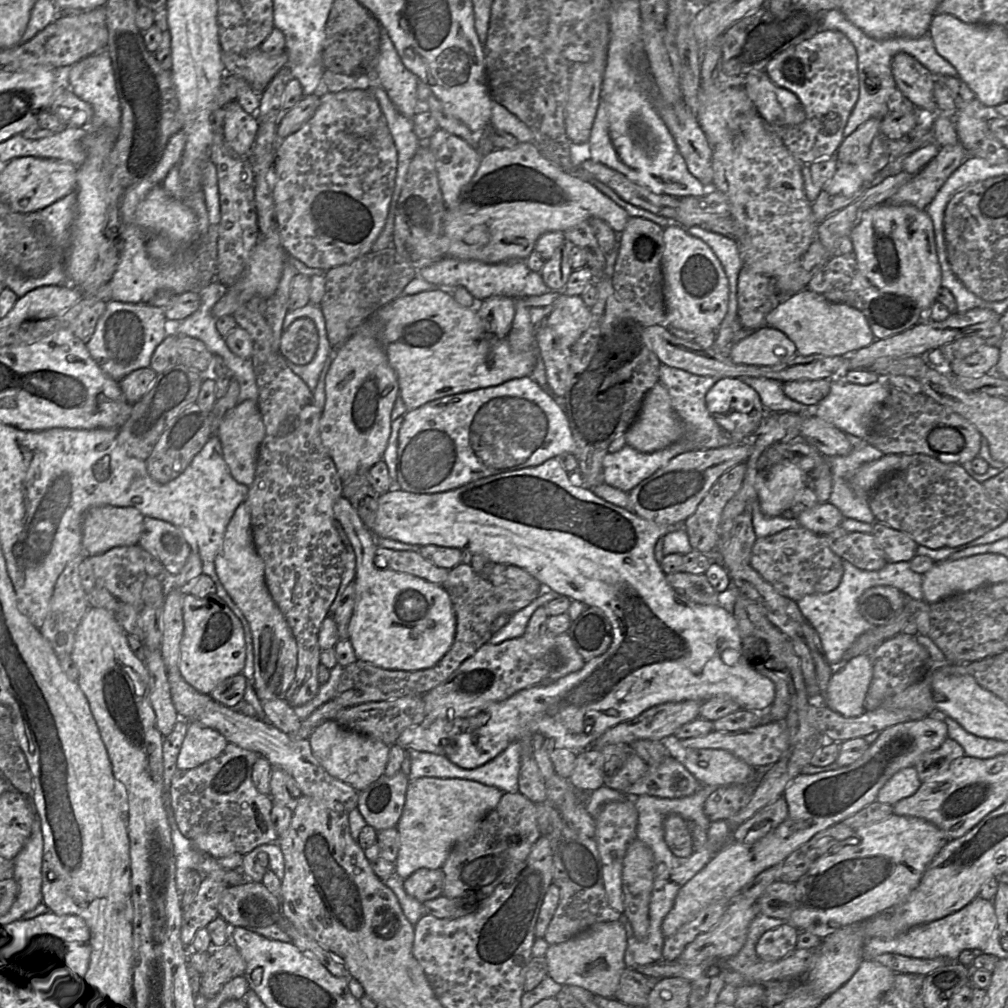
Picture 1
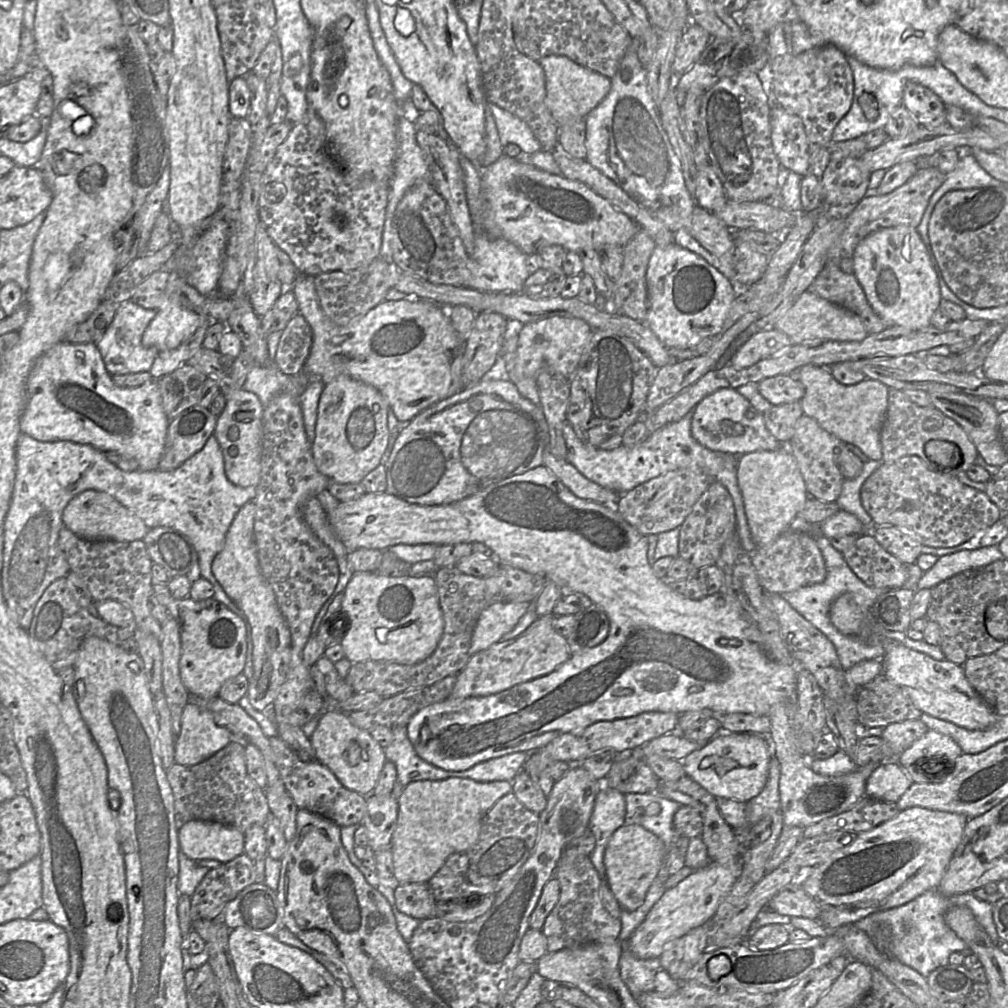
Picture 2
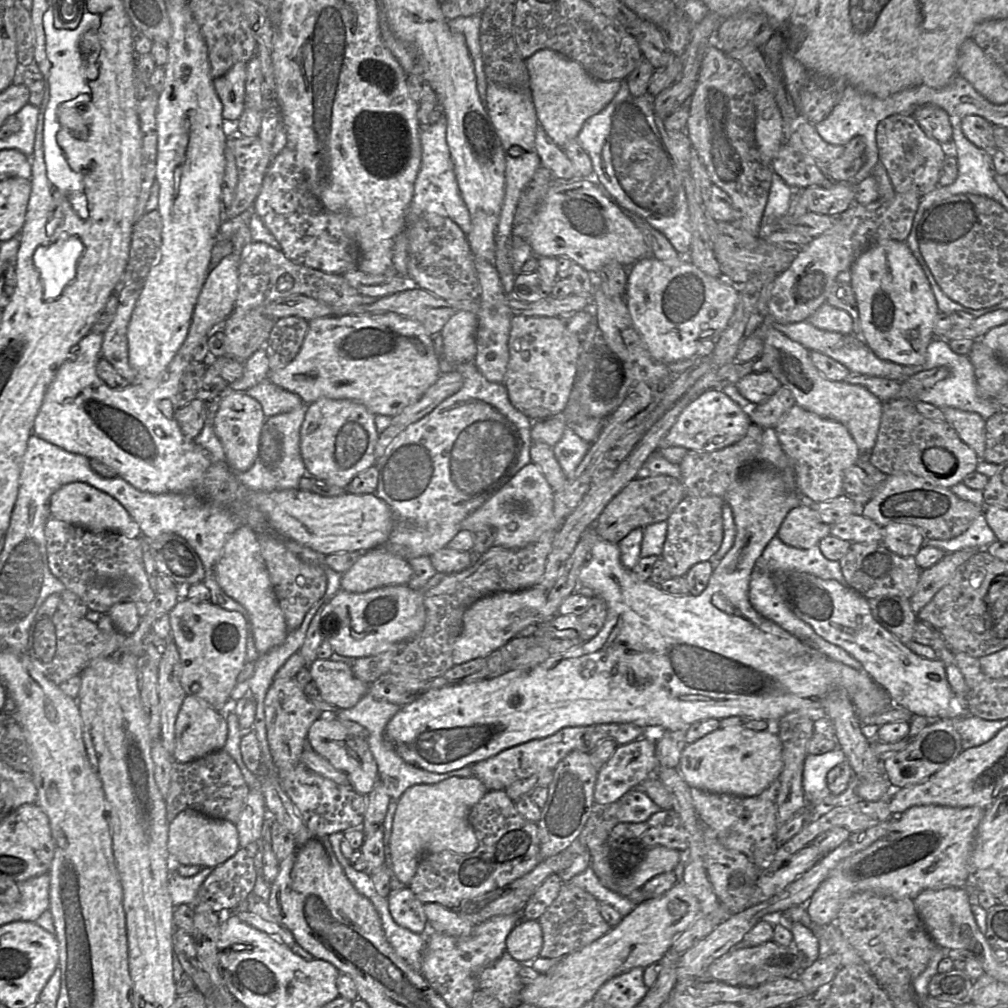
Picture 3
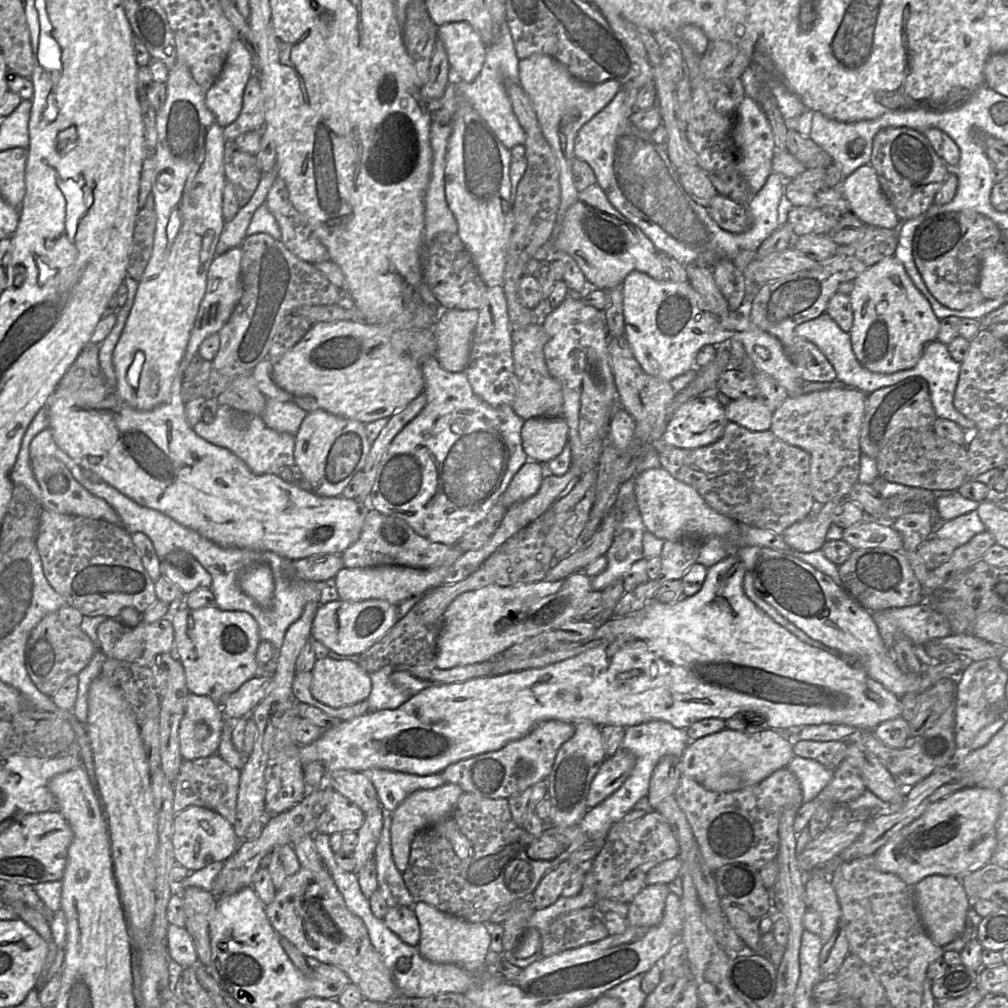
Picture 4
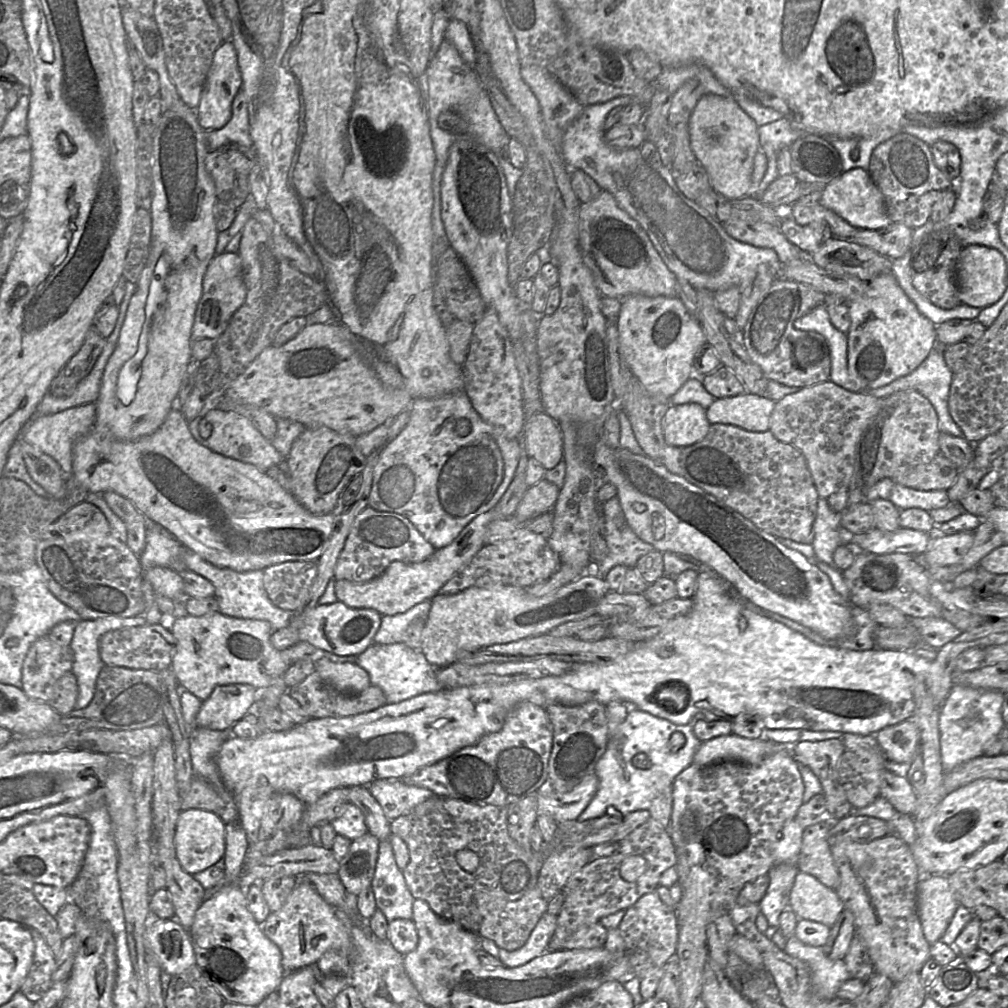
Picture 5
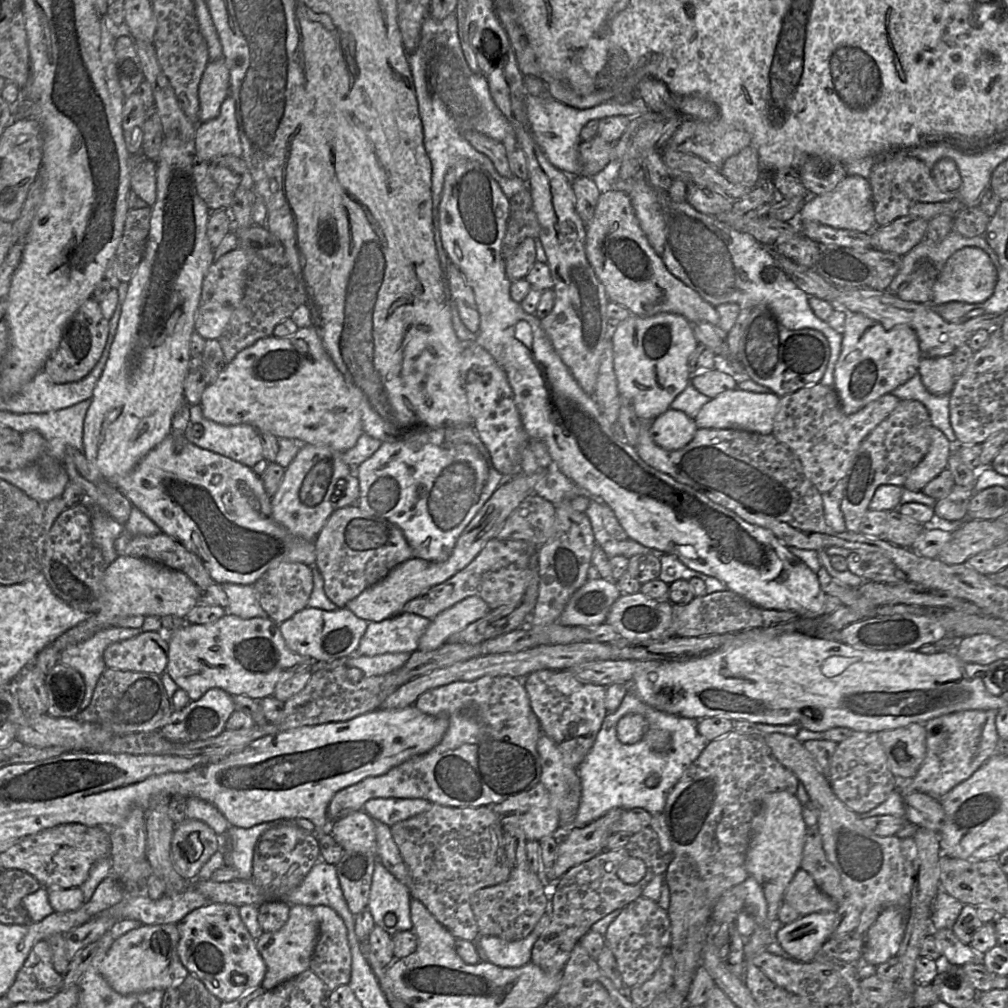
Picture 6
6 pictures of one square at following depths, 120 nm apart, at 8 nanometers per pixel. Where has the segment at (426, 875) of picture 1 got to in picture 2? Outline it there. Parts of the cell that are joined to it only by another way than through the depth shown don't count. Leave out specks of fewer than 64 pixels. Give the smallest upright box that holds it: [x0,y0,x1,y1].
[394,883,436,920]

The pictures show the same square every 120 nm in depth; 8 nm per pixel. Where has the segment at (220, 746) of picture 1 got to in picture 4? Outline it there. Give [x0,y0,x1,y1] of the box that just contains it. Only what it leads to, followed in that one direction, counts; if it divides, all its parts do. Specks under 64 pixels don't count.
[178,693,224,761]

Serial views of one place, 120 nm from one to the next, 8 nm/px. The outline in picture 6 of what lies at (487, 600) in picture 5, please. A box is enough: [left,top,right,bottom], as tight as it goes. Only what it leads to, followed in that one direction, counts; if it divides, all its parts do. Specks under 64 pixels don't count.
[418,577,622,652]

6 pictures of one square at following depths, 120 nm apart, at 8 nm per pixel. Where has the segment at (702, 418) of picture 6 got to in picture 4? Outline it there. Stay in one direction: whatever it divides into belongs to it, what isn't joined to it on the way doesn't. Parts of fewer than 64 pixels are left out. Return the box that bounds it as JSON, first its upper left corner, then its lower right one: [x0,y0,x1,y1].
[725,397,773,431]

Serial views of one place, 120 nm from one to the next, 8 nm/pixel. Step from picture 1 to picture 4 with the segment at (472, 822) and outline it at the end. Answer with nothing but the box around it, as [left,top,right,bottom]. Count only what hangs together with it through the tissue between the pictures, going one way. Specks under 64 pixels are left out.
[391,783,472,872]

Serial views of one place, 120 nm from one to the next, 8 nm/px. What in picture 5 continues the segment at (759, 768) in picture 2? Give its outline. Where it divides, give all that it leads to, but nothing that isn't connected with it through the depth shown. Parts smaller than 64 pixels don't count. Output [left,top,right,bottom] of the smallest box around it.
[693,733,791,766]

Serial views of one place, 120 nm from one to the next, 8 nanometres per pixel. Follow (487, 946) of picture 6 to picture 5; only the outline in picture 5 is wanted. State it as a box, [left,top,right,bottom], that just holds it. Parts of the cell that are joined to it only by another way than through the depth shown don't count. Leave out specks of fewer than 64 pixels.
[498,911,557,967]

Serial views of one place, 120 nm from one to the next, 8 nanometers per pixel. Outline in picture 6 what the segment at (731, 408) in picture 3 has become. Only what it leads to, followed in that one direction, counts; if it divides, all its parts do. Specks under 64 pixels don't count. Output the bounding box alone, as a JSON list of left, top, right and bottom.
[649,409,697,451]

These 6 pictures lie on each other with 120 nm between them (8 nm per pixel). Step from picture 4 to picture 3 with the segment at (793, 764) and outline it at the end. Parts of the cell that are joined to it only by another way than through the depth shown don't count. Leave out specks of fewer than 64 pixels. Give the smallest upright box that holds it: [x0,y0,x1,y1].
[802,746,845,807]

